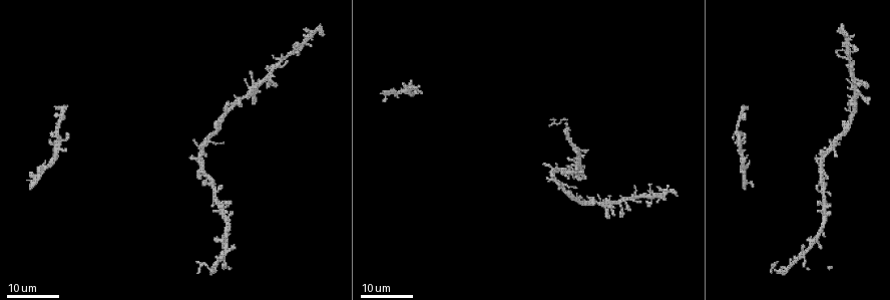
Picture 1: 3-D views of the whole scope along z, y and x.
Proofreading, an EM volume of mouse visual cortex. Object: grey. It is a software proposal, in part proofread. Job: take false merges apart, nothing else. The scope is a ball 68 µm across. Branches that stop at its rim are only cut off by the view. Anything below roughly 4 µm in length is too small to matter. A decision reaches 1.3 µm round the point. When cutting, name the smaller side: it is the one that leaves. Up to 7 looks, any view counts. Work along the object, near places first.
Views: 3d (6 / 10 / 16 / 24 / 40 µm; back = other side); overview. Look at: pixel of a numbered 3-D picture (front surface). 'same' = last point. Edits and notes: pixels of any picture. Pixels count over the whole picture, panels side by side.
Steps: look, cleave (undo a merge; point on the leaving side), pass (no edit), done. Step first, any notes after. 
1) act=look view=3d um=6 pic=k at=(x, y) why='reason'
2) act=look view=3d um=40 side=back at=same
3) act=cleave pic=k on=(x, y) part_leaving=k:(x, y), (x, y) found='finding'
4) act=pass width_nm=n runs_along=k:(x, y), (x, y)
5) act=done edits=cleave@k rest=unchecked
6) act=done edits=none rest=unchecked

act=look view=3d um=16 pic=1 at=(47, 166) why='thin neck'

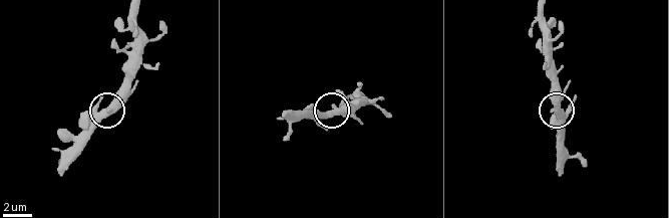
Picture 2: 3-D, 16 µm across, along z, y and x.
act=look view=3d um=10 pic=2 at=(335, 111)

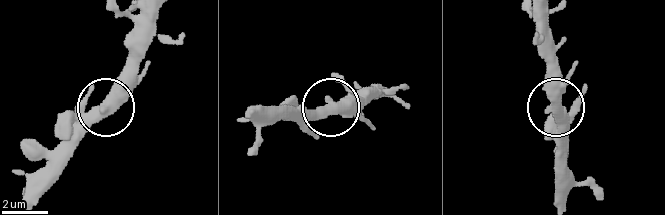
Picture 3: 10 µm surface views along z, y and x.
act=pass found='all the same cell'

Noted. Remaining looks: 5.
act=look view=3d um=16 pic=1 at=(57, 140) why='four or more arms meet'

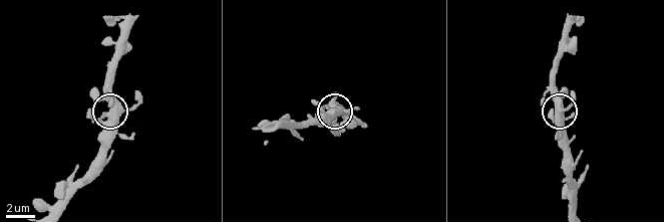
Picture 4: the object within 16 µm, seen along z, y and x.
act=look view=3d um=10 pic=4 at=(111, 111)

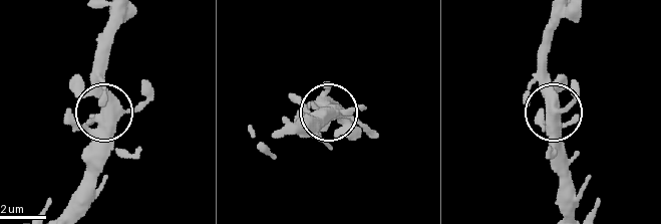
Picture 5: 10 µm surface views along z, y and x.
act=pass width_nm=470 found='continuous, no second cell'

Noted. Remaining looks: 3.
act=look view=3d um=24 pic=1 at=(199, 162) why='four or more arms meet'

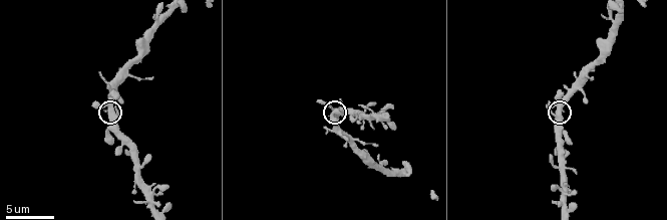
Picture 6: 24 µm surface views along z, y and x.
act=look view=3d um=10 pic=6 at=(110, 110)

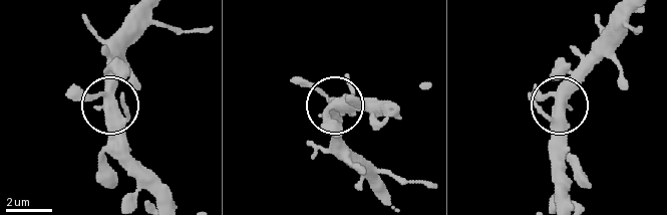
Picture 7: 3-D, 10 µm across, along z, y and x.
act=pass side_arm_um=35 runs_along=7:(65, 93), (103, 99), (109, 145), (120, 167) found='all the same cell'

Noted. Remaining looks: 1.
act=done edits=none rest=unchecked

